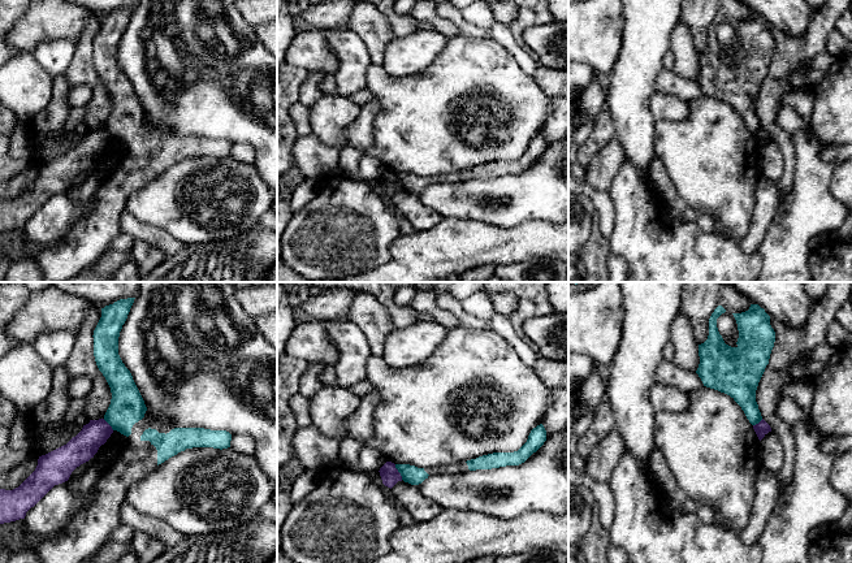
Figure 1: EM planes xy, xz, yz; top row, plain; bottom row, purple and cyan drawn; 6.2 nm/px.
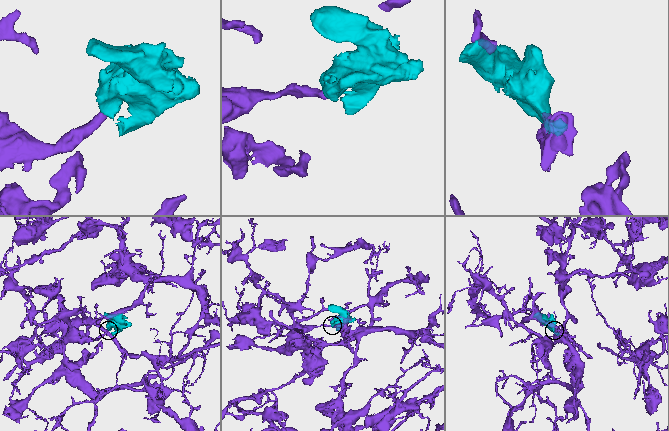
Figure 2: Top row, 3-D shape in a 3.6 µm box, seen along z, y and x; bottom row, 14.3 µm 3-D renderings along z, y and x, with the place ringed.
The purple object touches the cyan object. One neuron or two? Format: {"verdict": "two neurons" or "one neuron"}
{"verdict": "two neurons"}

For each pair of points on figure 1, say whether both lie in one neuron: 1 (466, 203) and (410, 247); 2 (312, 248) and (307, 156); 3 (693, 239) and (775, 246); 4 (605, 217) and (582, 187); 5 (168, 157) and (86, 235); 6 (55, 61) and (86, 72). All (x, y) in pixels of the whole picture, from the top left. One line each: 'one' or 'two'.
1: two
2: two
3: two
4: one
5: one
6: two

